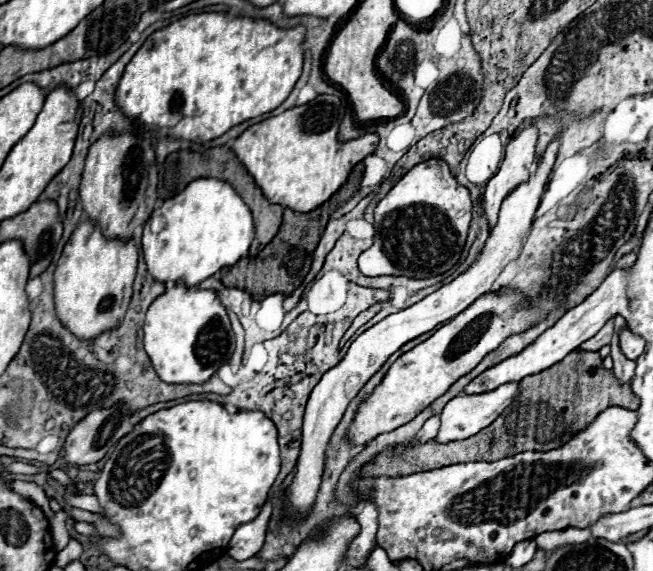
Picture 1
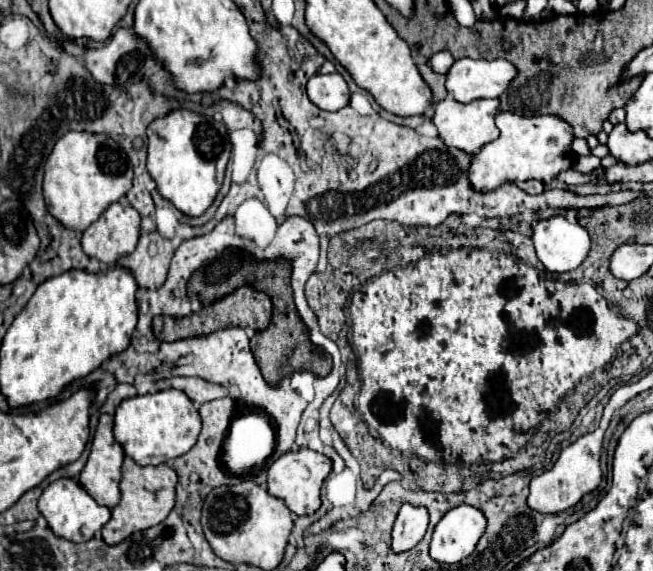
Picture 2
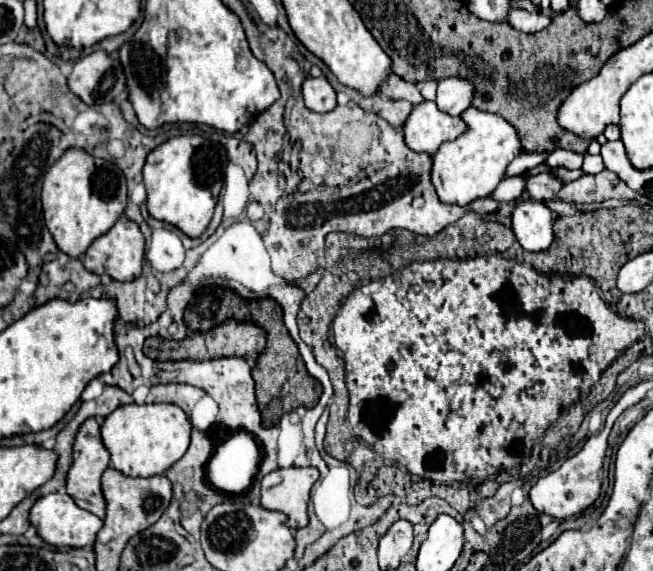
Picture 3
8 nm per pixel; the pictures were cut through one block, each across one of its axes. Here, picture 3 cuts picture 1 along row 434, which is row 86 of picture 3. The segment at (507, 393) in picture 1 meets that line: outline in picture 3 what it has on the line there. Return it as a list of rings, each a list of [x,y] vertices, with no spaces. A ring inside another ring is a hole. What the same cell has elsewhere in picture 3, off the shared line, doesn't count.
[[[446,78],[438,84],[436,106],[440,112],[460,116],[474,98],[474,86],[462,78]]]

